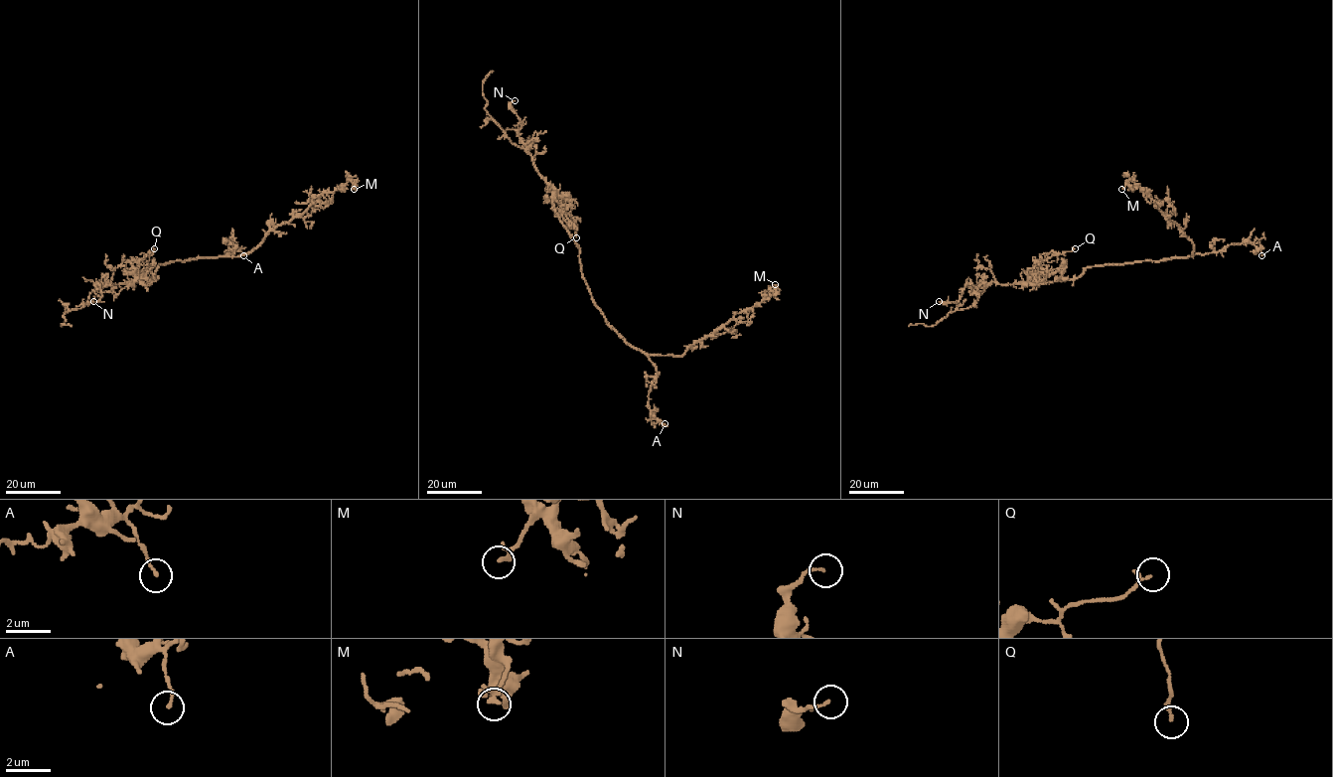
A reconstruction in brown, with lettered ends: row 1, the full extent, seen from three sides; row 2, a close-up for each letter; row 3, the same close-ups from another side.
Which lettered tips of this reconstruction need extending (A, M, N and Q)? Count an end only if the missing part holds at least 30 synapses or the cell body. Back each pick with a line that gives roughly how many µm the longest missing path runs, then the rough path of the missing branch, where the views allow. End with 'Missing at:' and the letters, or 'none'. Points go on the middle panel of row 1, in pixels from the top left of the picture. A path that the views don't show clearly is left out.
Missing at: none

